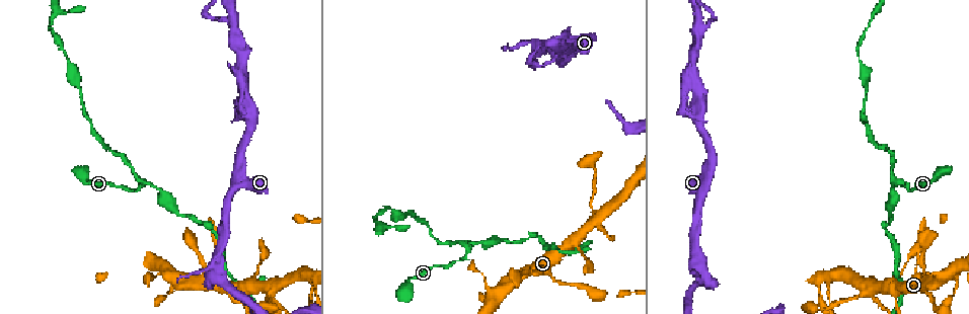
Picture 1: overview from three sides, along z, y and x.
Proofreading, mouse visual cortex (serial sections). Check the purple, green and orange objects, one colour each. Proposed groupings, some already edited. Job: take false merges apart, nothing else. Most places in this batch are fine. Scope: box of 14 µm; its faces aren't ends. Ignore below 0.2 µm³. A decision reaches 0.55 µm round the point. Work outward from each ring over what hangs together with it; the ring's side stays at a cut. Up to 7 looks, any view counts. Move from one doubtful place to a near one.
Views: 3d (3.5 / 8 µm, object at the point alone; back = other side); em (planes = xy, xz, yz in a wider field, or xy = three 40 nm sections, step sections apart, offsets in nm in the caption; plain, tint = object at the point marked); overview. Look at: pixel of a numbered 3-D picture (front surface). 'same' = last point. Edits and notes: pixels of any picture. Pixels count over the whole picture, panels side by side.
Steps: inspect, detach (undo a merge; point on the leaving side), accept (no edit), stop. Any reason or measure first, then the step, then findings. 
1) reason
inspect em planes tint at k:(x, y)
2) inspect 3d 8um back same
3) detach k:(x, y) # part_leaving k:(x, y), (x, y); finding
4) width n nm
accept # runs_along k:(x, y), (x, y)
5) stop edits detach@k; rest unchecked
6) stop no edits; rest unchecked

sharp bend
inspect 3d 3.5um at 1:(897, 180)

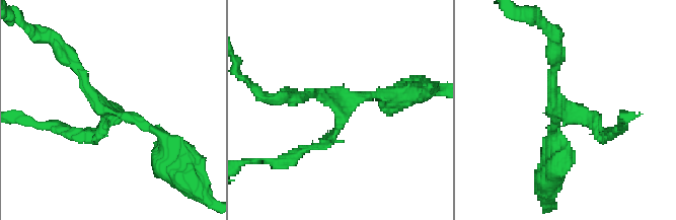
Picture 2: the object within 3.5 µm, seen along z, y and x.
arms 3; arm_widths 100, 150, 150 nm
inspect em xy step 1 tint at 2:(341, 111)

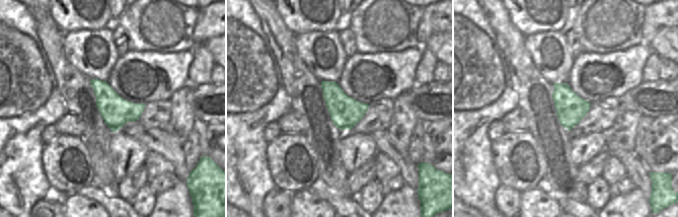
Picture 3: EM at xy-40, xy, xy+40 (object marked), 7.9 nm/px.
width 260 nm
accept # runs_along 2:(610, 133), (558, 108), (553, 65); all the same cell

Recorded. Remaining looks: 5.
four arms meet
inspect 3d 3.5um at 1:(869, 285)

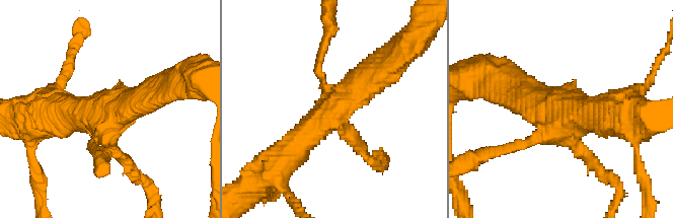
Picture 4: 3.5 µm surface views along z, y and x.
arms 4; arm_widths 150, 200, 450, 500 nm; need the tissue
inspect em xy step 2 tint at 4:(565, 113)

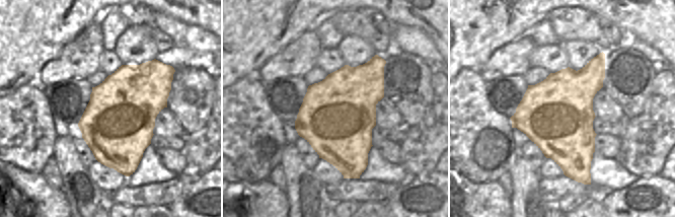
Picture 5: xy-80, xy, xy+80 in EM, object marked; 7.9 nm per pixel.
cut it another way
inspect em planes tint same

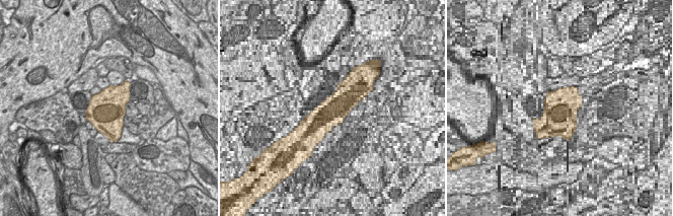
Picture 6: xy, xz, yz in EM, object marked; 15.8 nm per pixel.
accept # runs_along 4:(278, 161), (318, 122), (384, 70); one cell here

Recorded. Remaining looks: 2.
sudden change in width
inspect em planes tint at 1:(557, 60)

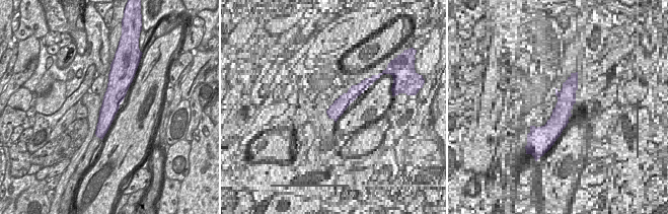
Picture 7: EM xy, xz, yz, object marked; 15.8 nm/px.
wider look
inspect 3d 3.5um same

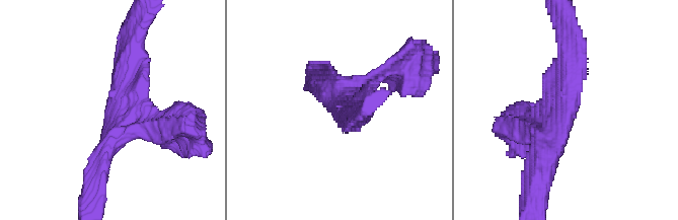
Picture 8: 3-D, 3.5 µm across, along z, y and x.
accept # runs_along 7:(114, 77), (114, 96), (100, 135); continuous, no second cell

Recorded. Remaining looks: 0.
stop no edits; rest unchecked

